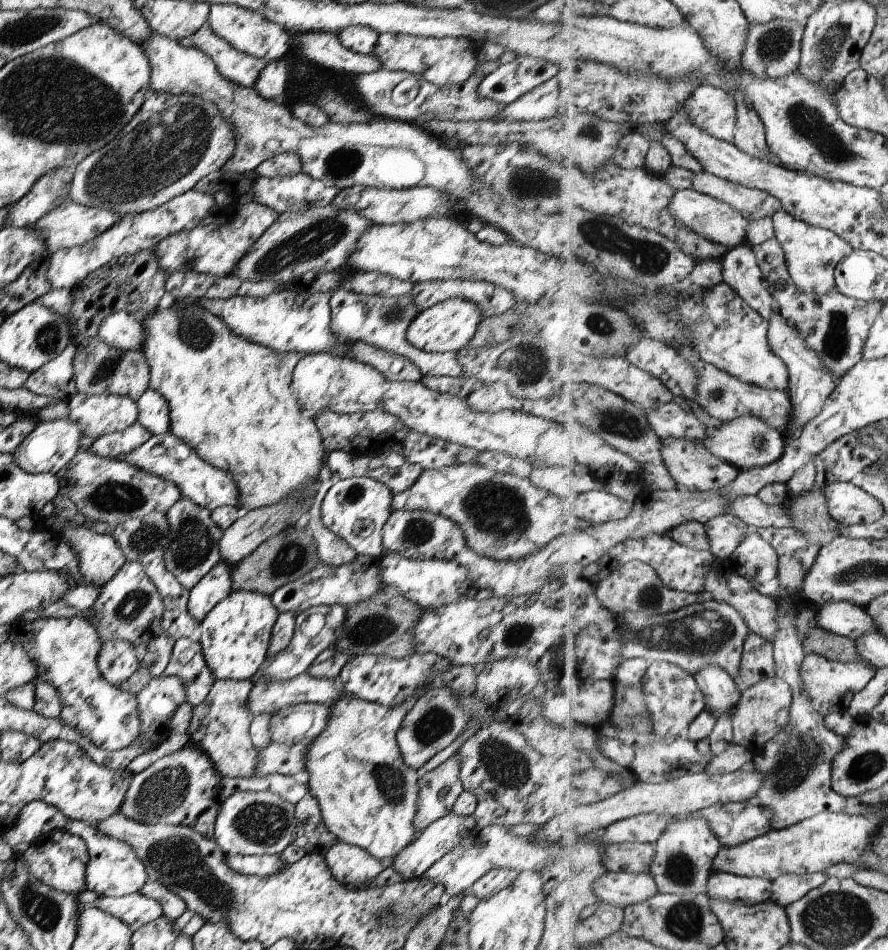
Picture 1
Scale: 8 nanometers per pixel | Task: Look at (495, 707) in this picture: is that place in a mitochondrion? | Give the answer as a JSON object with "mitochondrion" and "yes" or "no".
{"mitochondrion":"no"}

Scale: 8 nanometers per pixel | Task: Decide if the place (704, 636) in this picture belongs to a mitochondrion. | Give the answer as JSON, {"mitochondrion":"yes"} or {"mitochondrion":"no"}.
{"mitochondrion":"yes"}

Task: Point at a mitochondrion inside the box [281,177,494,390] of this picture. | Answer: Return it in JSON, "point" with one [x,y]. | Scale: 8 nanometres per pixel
{"point":[391,314]}

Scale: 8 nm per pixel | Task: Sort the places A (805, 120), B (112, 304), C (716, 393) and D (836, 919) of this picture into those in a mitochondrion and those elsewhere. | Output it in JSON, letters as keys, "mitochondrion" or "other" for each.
{"A":"mitochondrion","B":"other","C":"mitochondrion","D":"mitochondrion"}

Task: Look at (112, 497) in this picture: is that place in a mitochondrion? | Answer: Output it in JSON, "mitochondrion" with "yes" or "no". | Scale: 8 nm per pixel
{"mitochondrion":"yes"}

